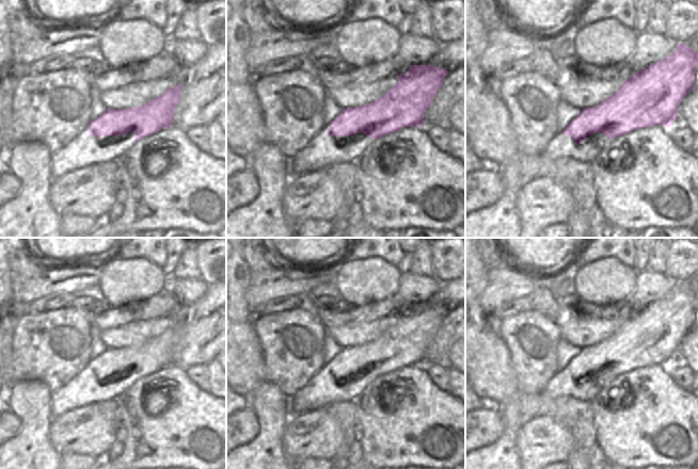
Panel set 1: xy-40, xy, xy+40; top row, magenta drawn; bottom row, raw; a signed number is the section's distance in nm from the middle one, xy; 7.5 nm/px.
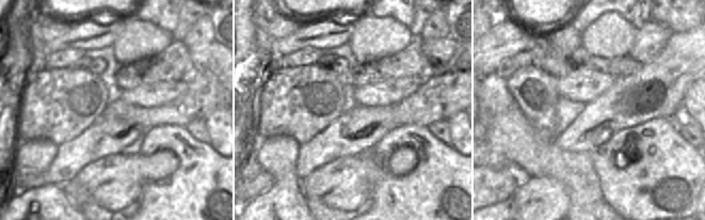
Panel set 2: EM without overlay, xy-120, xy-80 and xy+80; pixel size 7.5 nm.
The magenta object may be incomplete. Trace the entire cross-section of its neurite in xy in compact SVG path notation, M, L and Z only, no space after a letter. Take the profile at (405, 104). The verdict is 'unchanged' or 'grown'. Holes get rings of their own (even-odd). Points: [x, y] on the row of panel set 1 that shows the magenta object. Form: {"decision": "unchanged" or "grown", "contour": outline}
{"decision": "grown", "contour": "M411 65L406 74L399 74L399 81L380 99L359 108L344 109L330 124L327 124L301 150L289 159L294 176L323 169L333 163L356 162L360 156L378 140L406 127L424 127L424 117L434 96L449 71L431 65Z"}

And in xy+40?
{"decision": "grown", "contour": "M678 44L676 49L668 56L633 74L608 99L602 101L598 106L583 109L562 131L558 131L550 140L541 153L549 159L570 157L583 163L590 163L619 135L655 125L662 125L667 128L670 127L678 117L680 102L684 99L686 94L693 90L697 66L697 52L692 48L687 48L686 44Z"}

